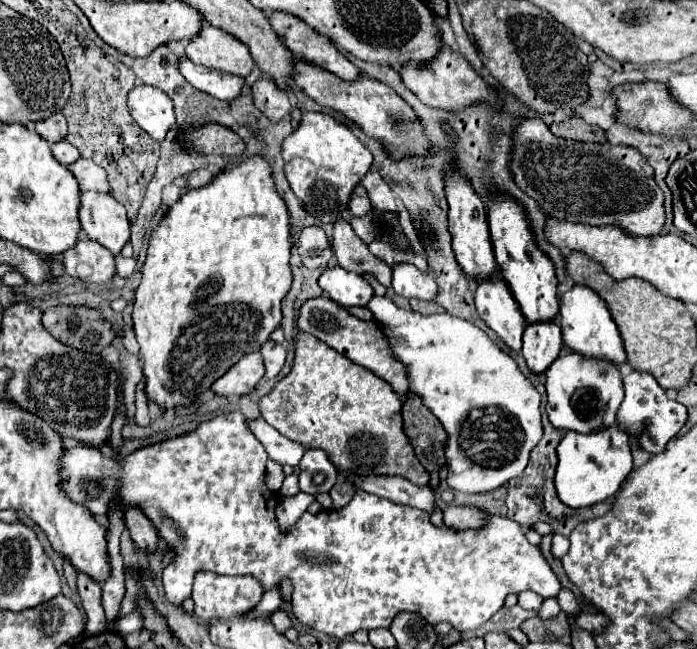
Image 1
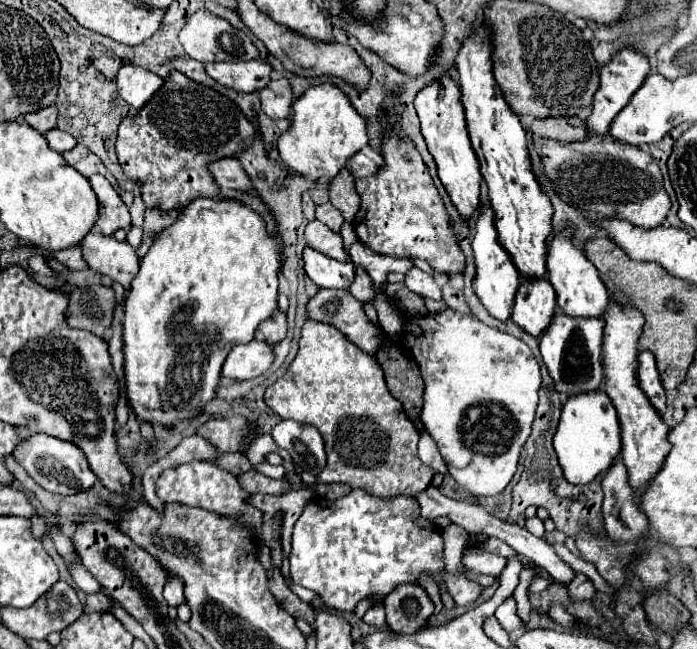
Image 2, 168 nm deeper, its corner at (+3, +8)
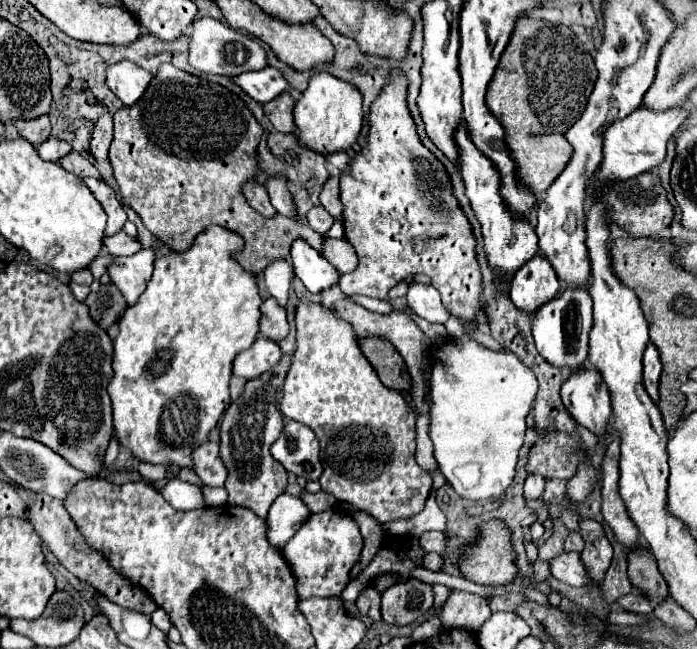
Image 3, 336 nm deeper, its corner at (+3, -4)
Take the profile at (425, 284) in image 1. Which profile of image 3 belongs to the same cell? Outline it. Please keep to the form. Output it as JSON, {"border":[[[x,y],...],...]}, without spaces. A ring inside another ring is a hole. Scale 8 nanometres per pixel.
{"border":[[[412,282],[406,298],[408,298],[410,310],[428,322],[446,324],[446,320],[450,318],[450,312],[444,308],[440,294],[434,286],[424,286],[424,284]]]}

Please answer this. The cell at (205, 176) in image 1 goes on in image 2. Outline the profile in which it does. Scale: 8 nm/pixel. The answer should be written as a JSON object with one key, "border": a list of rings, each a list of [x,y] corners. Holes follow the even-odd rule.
{"border":[[[222,158],[208,166],[208,170],[214,174],[216,184],[220,190],[236,190],[236,192],[254,192],[248,176],[244,174],[240,162],[236,158]]]}

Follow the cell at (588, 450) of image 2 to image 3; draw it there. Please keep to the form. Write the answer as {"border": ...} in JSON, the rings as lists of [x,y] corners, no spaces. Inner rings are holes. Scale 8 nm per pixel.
{"border":[[[584,368],[584,372],[568,376],[562,384],[562,402],[578,426],[592,430],[596,436],[606,434],[612,404],[608,388],[604,388],[604,380],[600,380],[594,368]]]}

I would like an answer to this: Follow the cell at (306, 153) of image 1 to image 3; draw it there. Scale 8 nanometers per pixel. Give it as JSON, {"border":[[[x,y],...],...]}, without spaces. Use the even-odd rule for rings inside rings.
{"border":[[[318,72],[310,76],[308,88],[302,92],[302,98],[294,108],[294,122],[300,130],[300,144],[320,152],[340,152],[356,146],[356,138],[362,128],[362,94],[354,84],[348,84],[328,72]]]}

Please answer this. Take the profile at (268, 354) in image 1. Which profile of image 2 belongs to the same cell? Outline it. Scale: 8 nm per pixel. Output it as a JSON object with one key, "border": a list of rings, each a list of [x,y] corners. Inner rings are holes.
{"border":[[[274,312],[268,320],[264,320],[258,330],[262,332],[264,340],[272,346],[276,346],[280,340],[286,338],[286,314],[282,312]]]}

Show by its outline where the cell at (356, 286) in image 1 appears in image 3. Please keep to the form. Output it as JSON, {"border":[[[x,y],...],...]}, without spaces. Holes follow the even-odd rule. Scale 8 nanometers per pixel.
{"border":[[[302,238],[292,244],[292,266],[310,292],[320,292],[338,284],[338,270]]]}

